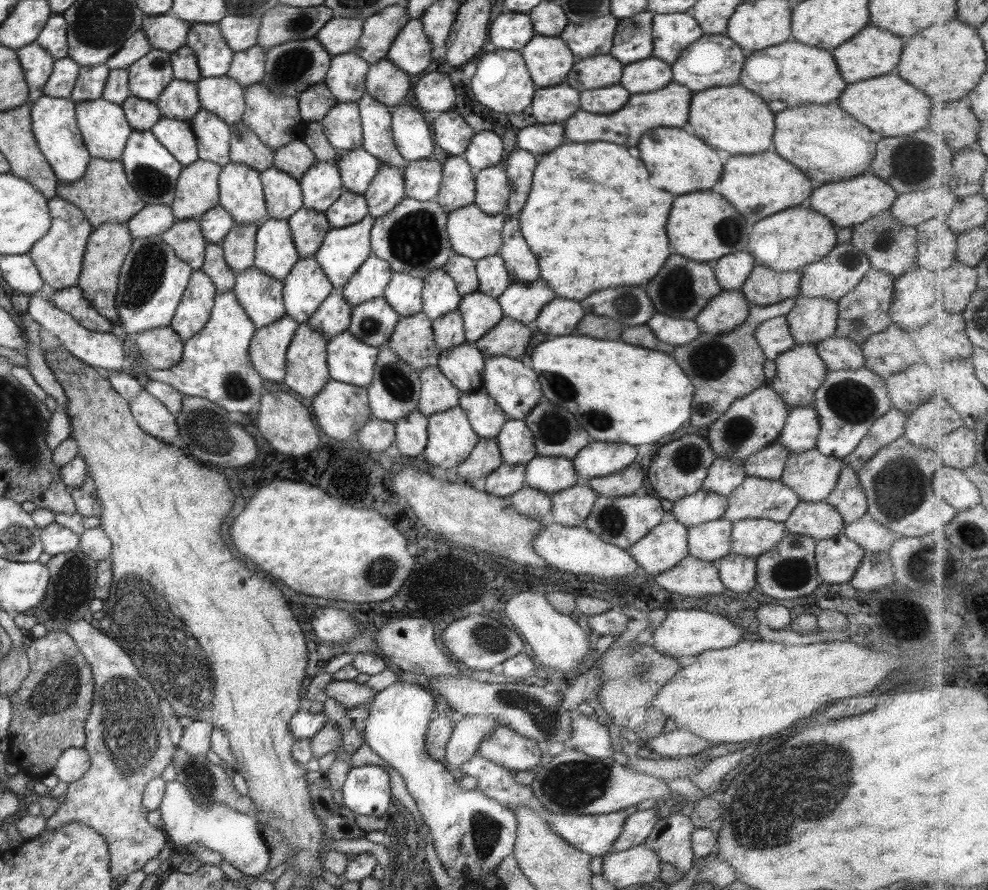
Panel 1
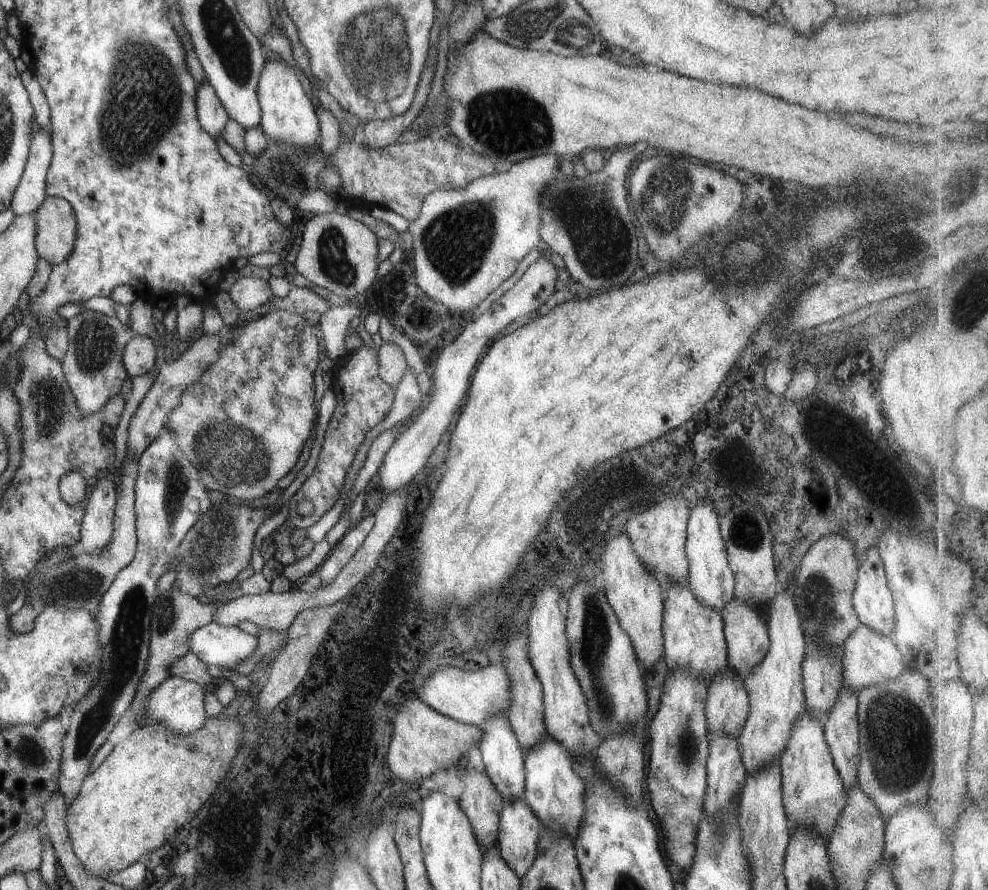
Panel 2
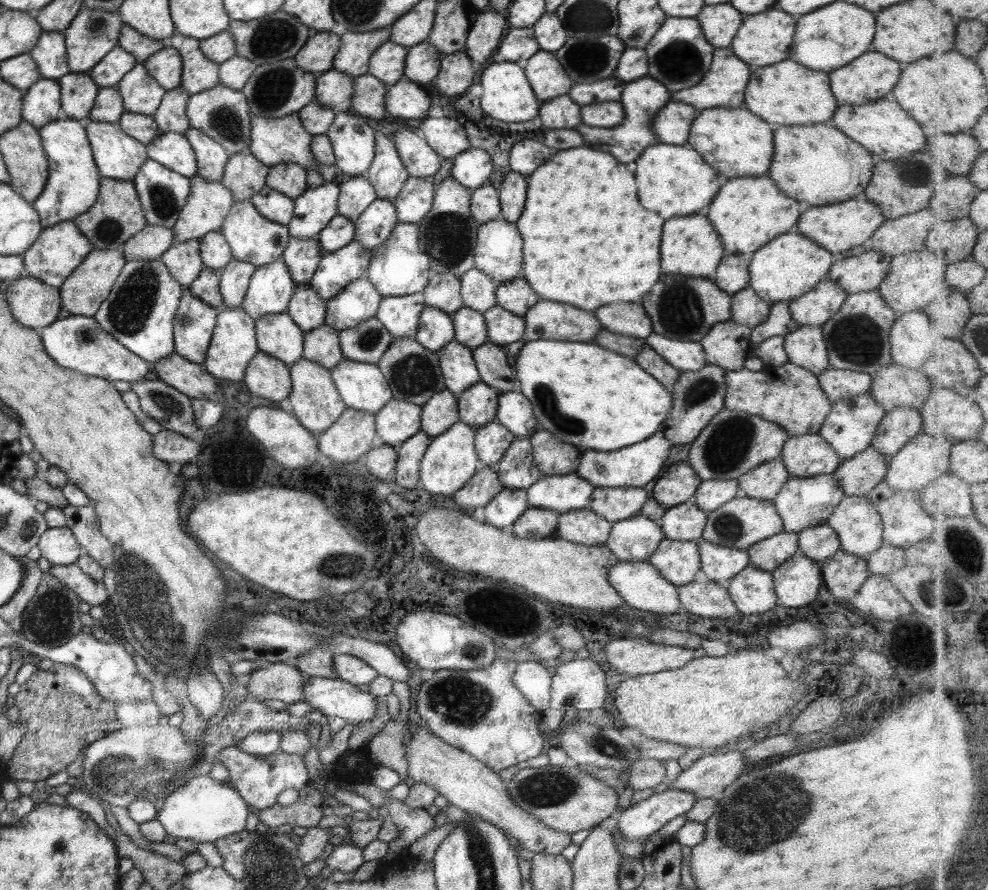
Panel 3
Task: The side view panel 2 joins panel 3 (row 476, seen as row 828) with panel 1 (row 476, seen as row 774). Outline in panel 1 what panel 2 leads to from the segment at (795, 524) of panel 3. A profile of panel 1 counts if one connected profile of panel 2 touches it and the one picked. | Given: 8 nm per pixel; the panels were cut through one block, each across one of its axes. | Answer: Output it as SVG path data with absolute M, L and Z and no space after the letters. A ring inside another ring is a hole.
M817 449L789 454L780 481L796 494L800 502L824 502L836 485L842 464L839 459L821 455Z

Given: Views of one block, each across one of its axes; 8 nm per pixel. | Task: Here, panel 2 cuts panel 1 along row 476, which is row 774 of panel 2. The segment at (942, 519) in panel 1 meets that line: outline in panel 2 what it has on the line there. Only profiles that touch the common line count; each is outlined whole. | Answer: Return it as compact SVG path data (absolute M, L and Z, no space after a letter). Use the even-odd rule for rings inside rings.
M905 669L893 680L877 683L861 689L856 708L859 733L859 758L856 780L863 794L877 807L880 817L886 822L904 805L925 805L926 789L930 779L930 734L931 725L937 718L931 706L929 684L922 674Z

